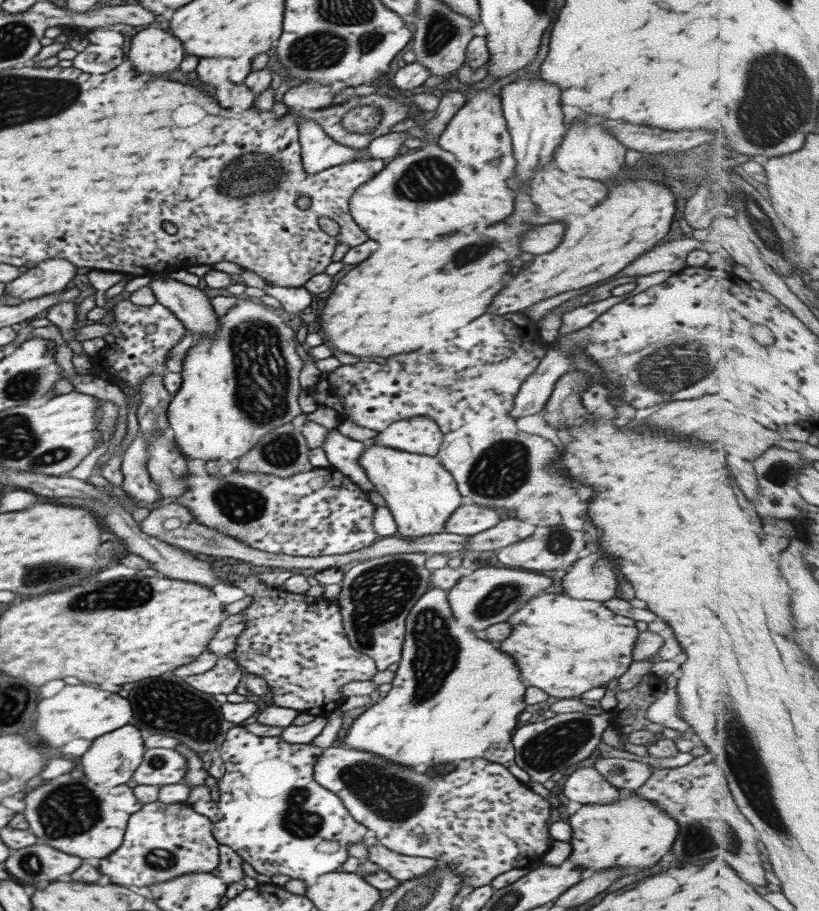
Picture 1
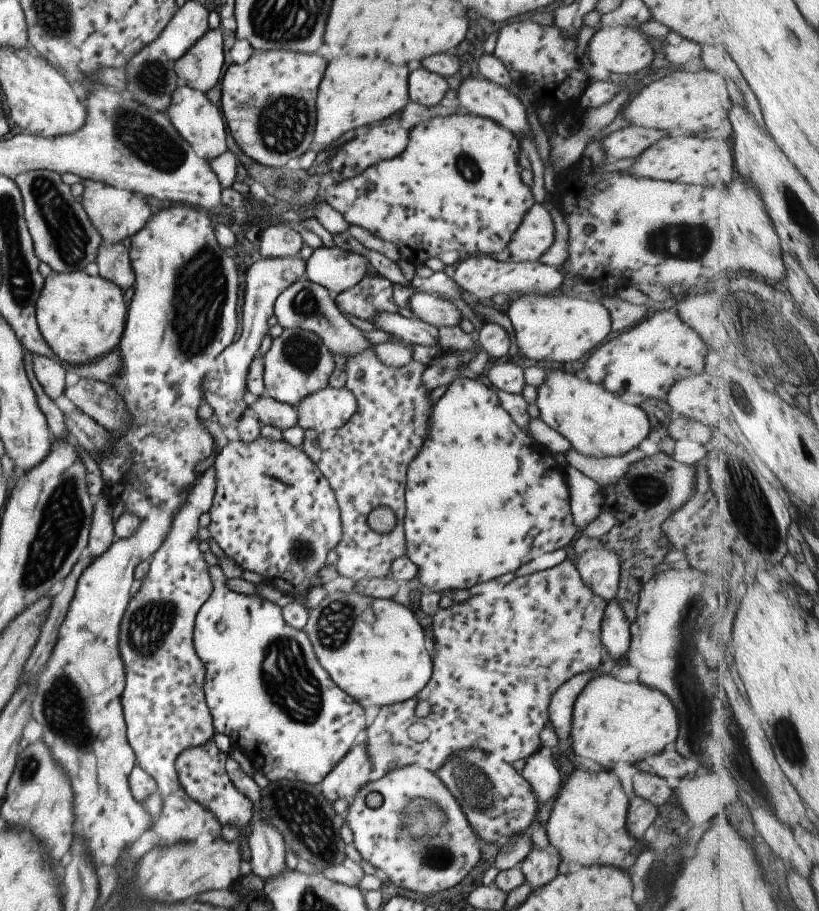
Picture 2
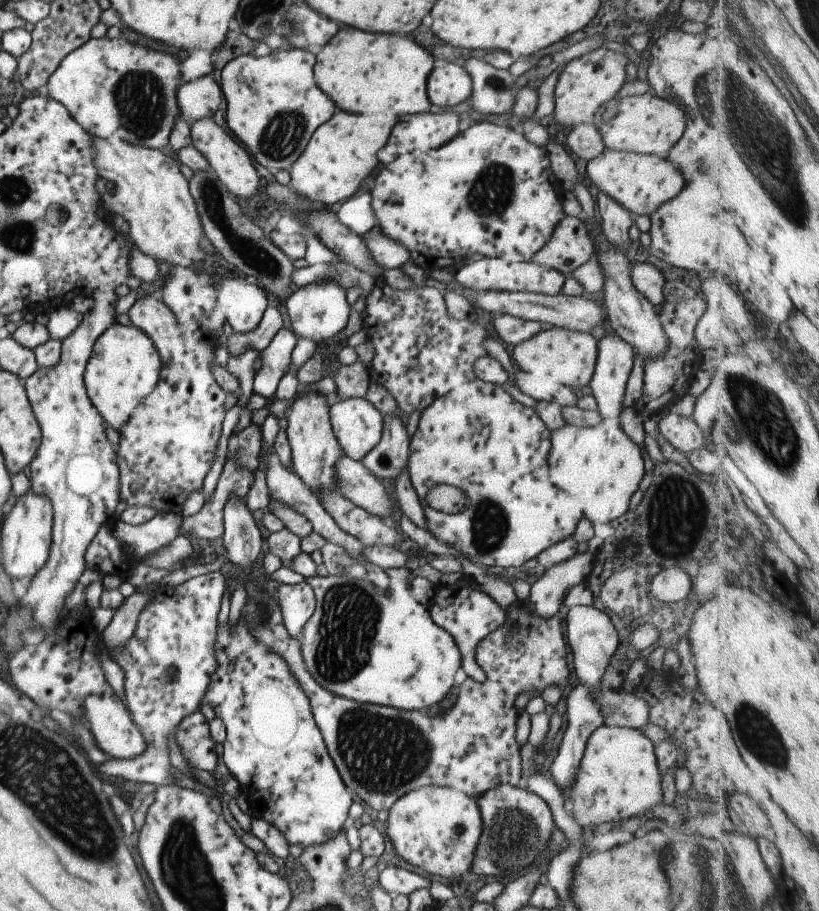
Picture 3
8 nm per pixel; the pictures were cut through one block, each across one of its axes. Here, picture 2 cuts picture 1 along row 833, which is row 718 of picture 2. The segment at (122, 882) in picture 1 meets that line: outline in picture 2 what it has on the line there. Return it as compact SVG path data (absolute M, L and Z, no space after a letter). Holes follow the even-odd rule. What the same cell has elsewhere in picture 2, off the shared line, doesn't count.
M213 464L197 478L187 502L177 512L167 536L159 548L150 556L148 571L141 581L140 587L129 598L123 616L119 620L119 658L123 662L125 682L120 696L123 718L125 721L125 734L127 742L133 751L135 765L148 774L157 786L156 792L161 796L161 812L154 816L149 830L157 836L157 846L171 846L177 842L197 842L205 844L212 842L220 836L220 824L215 816L191 800L184 792L177 773L174 760L187 748L203 746L214 735L212 718L207 708L203 694L203 680L205 668L197 658L192 645L192 632L195 616L201 605L211 594L211 580L207 574L207 564L203 553L199 552L199 539L197 518L203 512L208 512L215 490L215 470Z

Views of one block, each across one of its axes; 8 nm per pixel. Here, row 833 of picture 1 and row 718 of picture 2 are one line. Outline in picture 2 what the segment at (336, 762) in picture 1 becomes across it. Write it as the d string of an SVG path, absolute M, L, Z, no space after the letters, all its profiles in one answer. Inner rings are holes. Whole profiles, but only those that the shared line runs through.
M563 560L561 563L527 576L514 576L505 586L501 588L493 588L487 590L483 594L471 595L467 600L451 604L449 608L443 608L435 611L431 616L431 642L433 645L434 655L431 656L432 672L427 680L427 684L411 698L397 704L379 707L379 711L375 714L375 718L367 729L362 732L361 738L365 742L365 752L367 758L371 762L371 779L381 778L385 772L393 768L403 768L403 766L421 766L429 772L435 773L435 770L441 768L441 764L445 764L449 760L449 756L453 752L459 750L467 750L467 748L479 748L485 754L495 754L500 757L503 762L511 764L515 760L525 760L535 754L541 747L539 744L539 732L548 720L548 706L551 696L559 689L563 682L567 682L571 676L577 676L579 672L591 672L593 668L599 666L601 656L603 656L603 644L601 644L600 622L605 608L605 600L601 600L599 596L591 594L591 590L581 582L579 572L577 572L576 564L570 560ZM417 702L427 702L429 704L429 714L419 718L415 714L415 704Z

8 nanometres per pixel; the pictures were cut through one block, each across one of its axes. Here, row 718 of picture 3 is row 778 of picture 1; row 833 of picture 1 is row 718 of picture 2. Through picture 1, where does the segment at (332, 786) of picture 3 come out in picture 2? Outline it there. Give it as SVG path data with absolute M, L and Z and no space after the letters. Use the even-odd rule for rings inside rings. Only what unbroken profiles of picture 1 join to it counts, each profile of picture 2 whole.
M215 565L207 566L207 574L211 580L211 594L207 600L201 605L197 611L193 624L192 645L197 654L197 658L201 660L203 668L205 668L205 680L203 680L204 699L212 718L214 732L225 734L232 743L233 748L243 751L249 758L254 770L258 770L267 778L267 780L297 780L297 782L305 782L319 788L320 782L325 778L327 772L331 772L333 767L350 751L355 742L361 738L363 726L365 726L365 716L363 709L357 704L351 696L347 696L341 688L337 688L333 684L333 680L329 678L329 674L321 668L321 664L317 662L315 653L313 652L311 643L305 633L295 630L291 626L287 626L281 618L280 607L269 600L265 600L256 595L244 595L243 593L231 592L227 588L227 580L223 576L223 572Z

